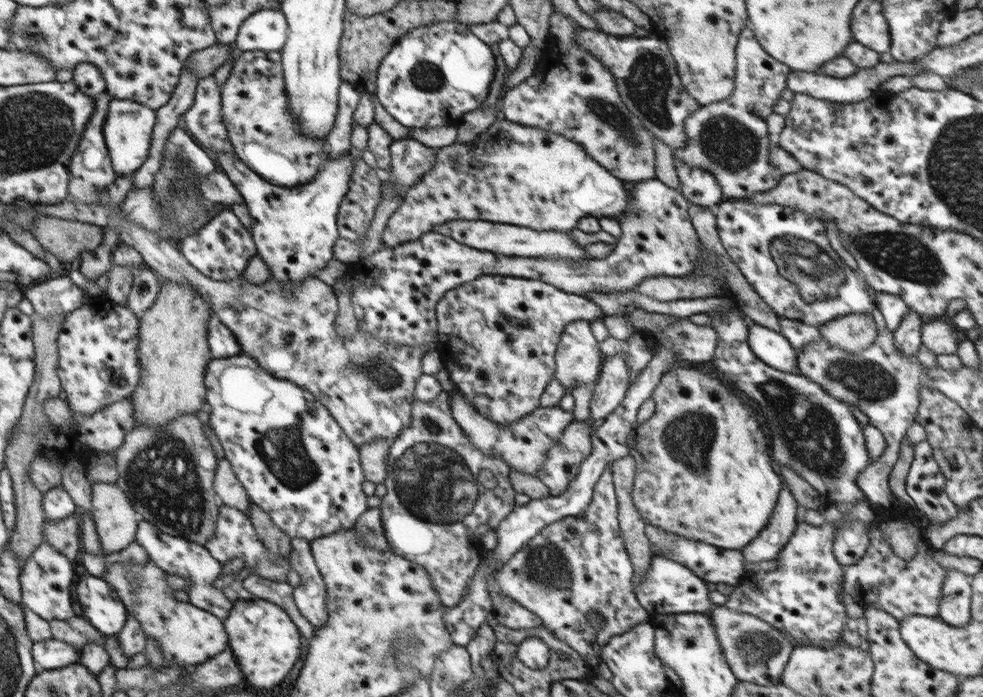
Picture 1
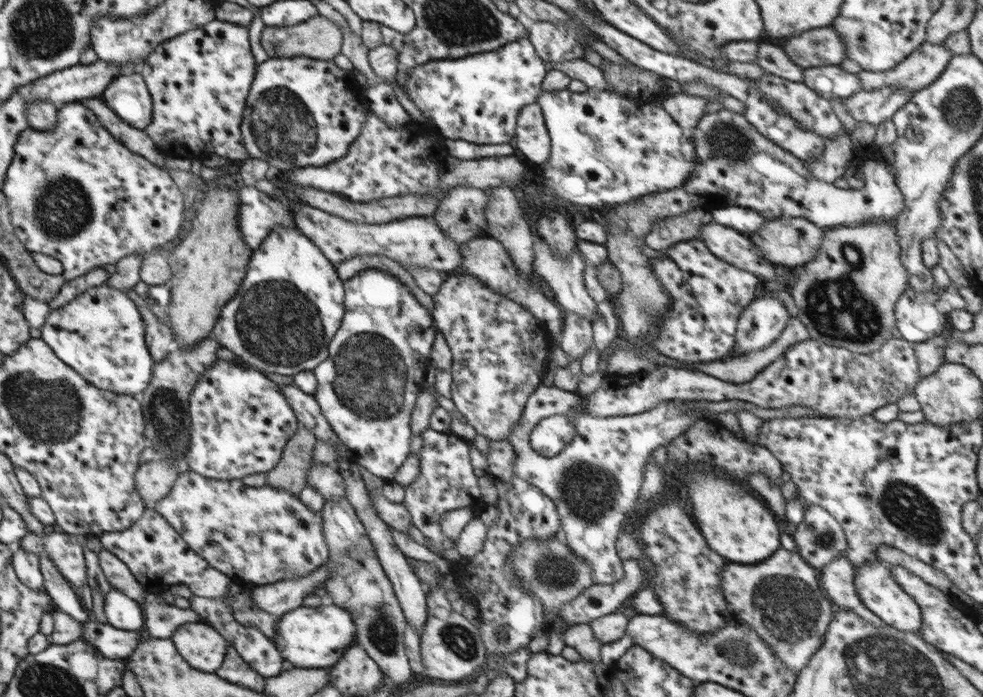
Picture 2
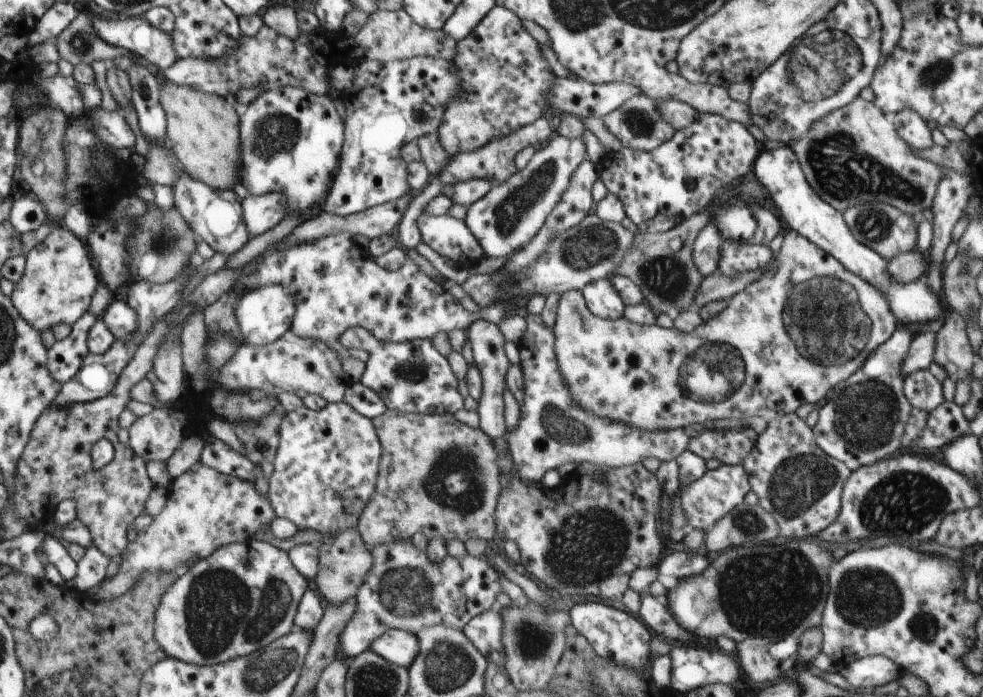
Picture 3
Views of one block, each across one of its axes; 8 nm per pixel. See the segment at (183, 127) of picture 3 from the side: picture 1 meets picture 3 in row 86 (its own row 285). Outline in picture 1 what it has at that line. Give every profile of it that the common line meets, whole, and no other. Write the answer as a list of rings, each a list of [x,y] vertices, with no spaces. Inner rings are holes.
[[[163,281],[160,291],[152,306],[145,310],[141,318],[141,352],[139,360],[142,368],[142,379],[130,400],[135,406],[137,425],[144,423],[159,427],[166,426],[172,419],[186,413],[197,414],[206,402],[208,393],[205,384],[207,367],[212,360],[206,338],[209,338],[210,303],[190,286],[176,282]]]

